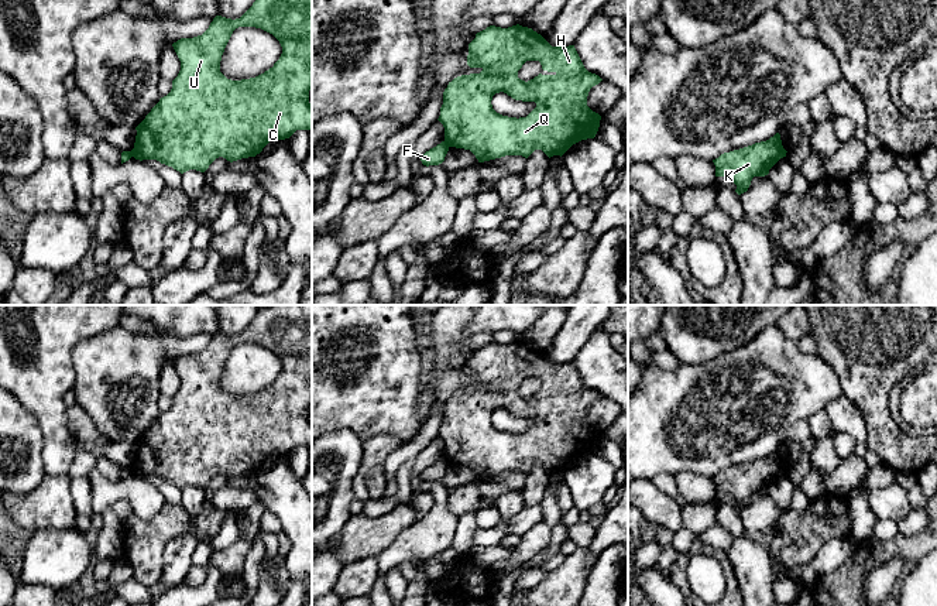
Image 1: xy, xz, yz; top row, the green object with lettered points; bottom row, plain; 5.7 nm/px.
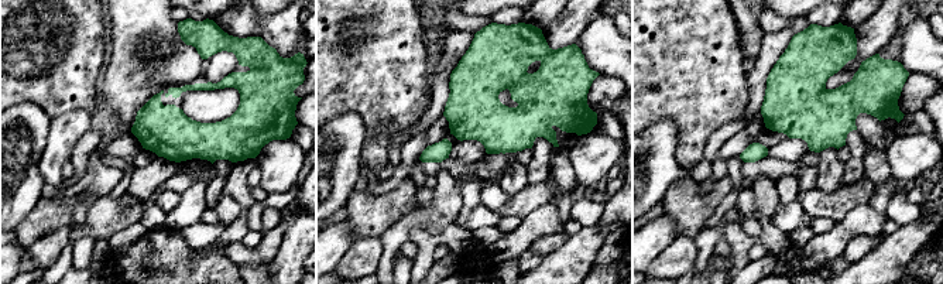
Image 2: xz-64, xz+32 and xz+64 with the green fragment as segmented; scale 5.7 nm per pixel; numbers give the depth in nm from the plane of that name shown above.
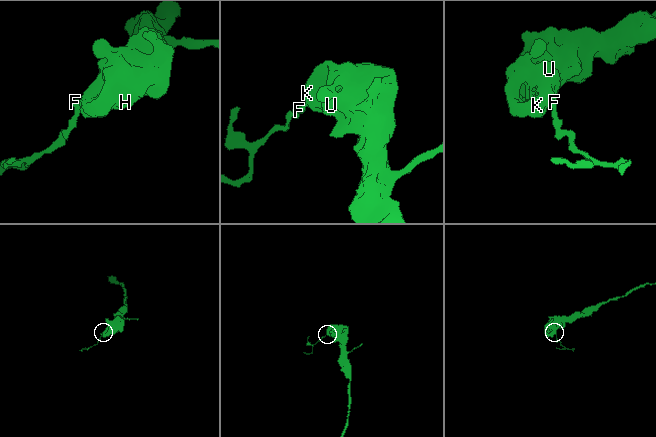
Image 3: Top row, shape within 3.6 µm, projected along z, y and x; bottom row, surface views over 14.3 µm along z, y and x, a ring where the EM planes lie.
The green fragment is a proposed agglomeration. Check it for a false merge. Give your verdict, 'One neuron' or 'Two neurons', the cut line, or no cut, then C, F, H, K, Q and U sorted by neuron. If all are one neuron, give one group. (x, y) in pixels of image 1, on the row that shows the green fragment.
Two neurons. Split along xz (445, 140), (450, 146). Groups: C H K Q U / F

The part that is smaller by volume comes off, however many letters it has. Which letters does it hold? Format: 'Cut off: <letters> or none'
Cut off: F

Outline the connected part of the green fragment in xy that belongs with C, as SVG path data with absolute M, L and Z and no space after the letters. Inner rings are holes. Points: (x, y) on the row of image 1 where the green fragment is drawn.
M255 0L240 18L216 16L202 35L181 38L172 47L181 71L172 81L171 92L135 127L131 150L135 160L157 160L181 174L189 170L205 172L219 157L230 162L255 157L270 141L312 129L312 0ZM238 27L255 27L272 34L282 54L264 73L231 81L220 72L220 61Z

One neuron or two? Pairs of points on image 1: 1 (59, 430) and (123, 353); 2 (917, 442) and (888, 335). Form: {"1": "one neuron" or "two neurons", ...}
{"1": "two neurons", "2": "one neuron"}

